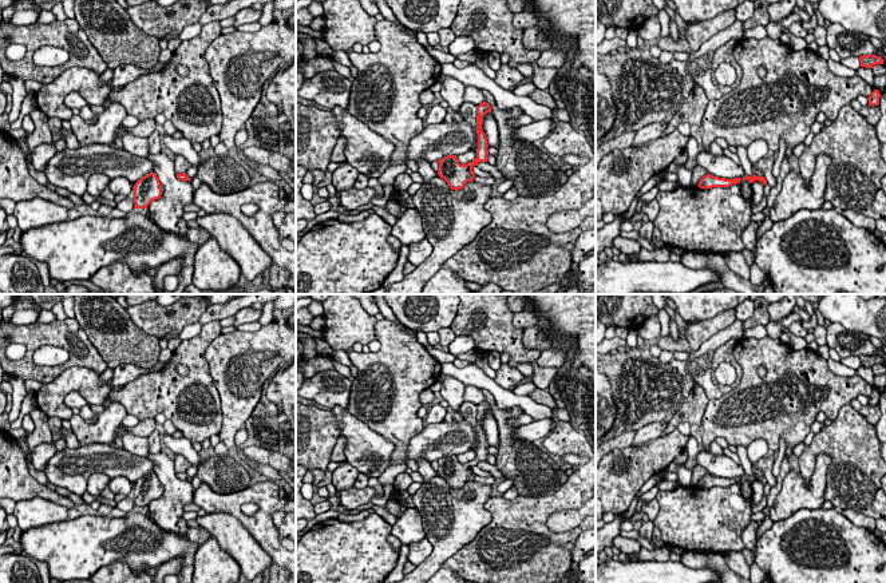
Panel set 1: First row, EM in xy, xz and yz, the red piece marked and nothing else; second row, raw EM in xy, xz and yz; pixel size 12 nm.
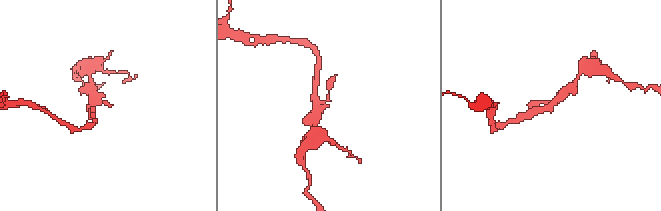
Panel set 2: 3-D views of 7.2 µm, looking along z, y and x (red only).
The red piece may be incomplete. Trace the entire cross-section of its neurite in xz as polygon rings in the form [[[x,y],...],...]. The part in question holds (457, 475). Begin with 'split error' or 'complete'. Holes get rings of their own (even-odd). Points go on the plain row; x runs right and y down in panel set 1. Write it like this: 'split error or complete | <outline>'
complete | [[[483,401],[476,405],[476,433],[478,433],[478,448],[476,457],[472,461],[466,464],[460,464],[456,455],[447,455],[438,460],[439,469],[438,475],[443,477],[451,489],[460,489],[464,487],[467,481],[472,481],[475,473],[472,471],[474,465],[478,465],[479,461],[487,461],[487,437],[482,429],[483,416],[491,412],[491,406],[489,402]]]

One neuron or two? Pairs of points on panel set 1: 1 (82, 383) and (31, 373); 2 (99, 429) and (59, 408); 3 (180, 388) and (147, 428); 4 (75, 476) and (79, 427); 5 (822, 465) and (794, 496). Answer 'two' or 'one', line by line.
1: two
2: two
3: two
4: two
5: one

